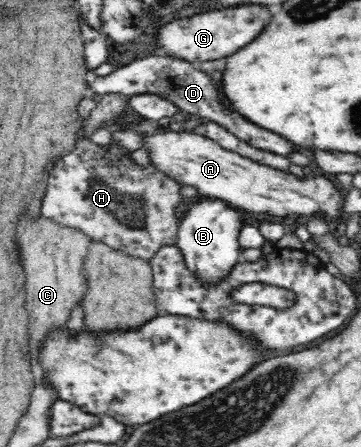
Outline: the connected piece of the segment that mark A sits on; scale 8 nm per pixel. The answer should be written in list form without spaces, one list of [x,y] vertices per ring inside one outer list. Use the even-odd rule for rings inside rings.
[[[131,110],[123,115],[115,116],[114,119],[108,120],[110,125],[119,127],[121,131],[134,131],[142,138],[142,148],[148,153],[149,165],[153,165],[155,169],[167,175],[180,185],[190,185],[194,187],[197,193],[208,198],[220,198],[230,202],[234,207],[241,208],[253,213],[267,213],[278,217],[292,217],[293,215],[313,215],[319,213],[324,216],[326,220],[334,219],[340,216],[342,212],[342,205],[344,205],[345,193],[336,190],[330,180],[323,178],[322,175],[317,178],[298,180],[296,176],[290,172],[278,171],[267,165],[256,163],[251,159],[246,159],[232,151],[227,151],[218,143],[192,134],[184,130],[182,133],[175,133],[172,130],[165,130],[164,123],[154,123],[150,120],[138,119]]]

